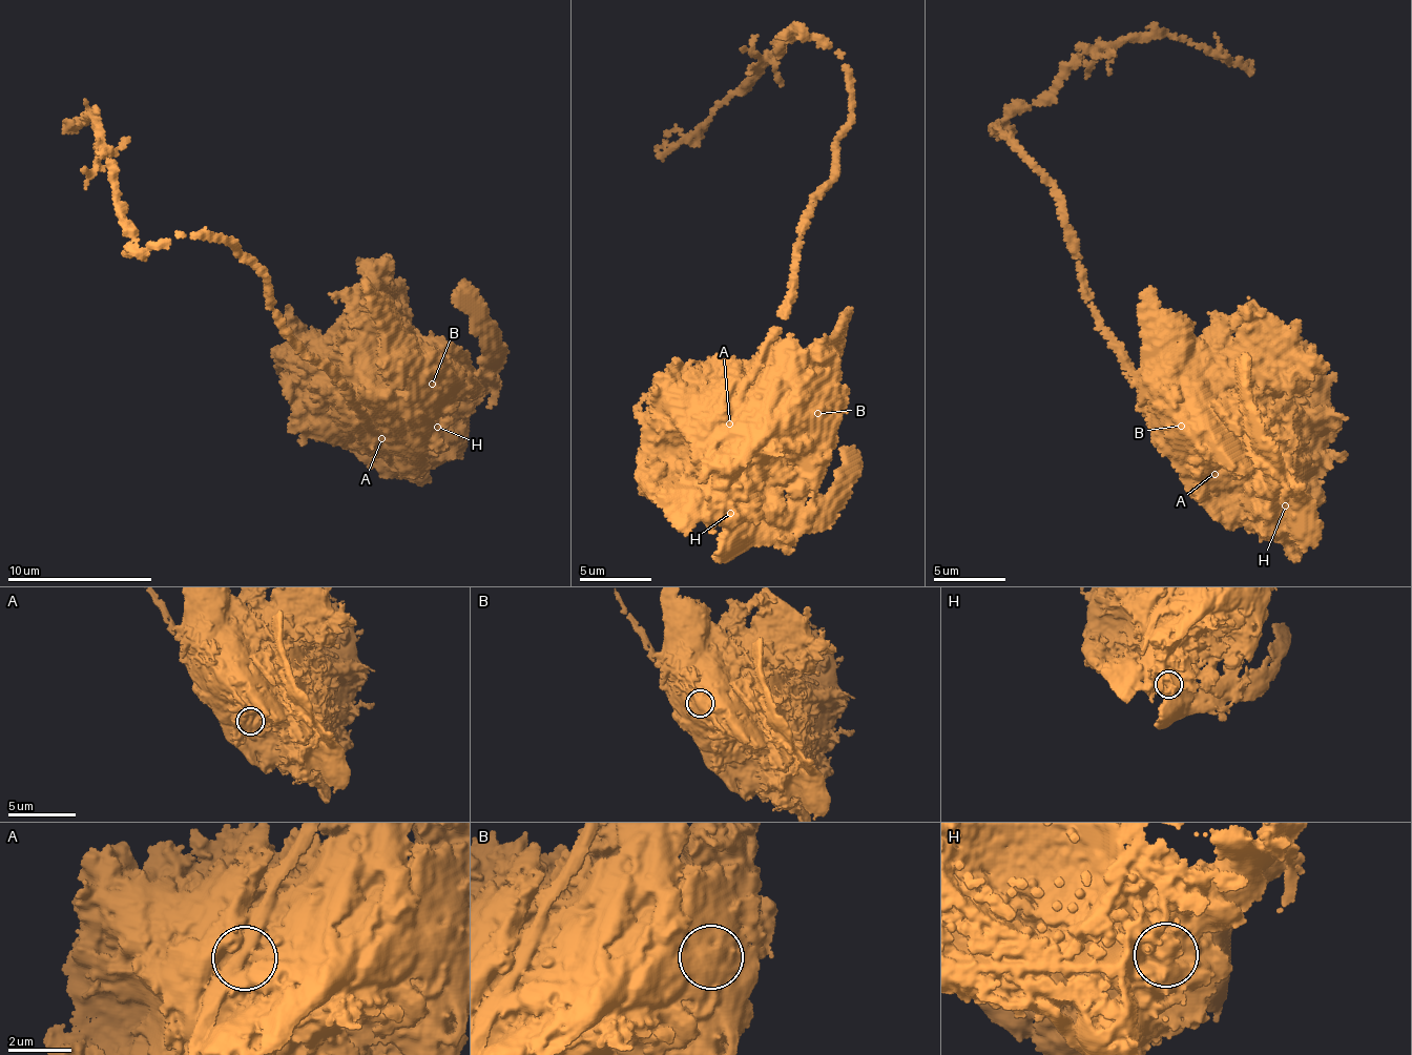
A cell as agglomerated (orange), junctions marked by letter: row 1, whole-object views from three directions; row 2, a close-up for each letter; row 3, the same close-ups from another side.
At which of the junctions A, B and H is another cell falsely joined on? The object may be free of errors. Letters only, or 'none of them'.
none of them

